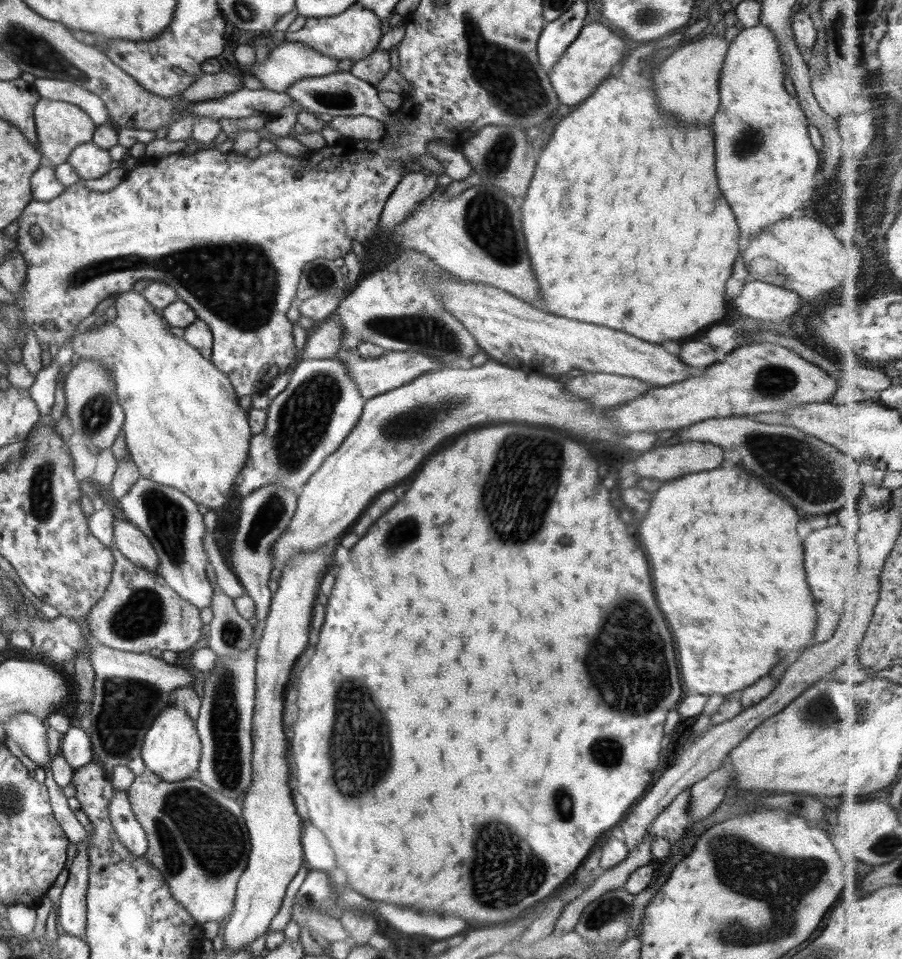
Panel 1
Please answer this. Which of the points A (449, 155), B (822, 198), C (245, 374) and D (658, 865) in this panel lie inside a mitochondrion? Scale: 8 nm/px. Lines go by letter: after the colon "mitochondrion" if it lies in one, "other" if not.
A: other
B: other
C: other
D: other

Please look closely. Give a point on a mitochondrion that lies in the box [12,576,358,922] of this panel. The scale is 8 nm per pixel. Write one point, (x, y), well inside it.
(188, 815)

